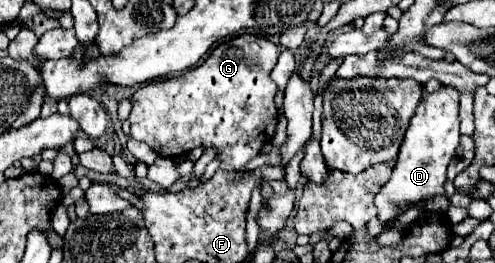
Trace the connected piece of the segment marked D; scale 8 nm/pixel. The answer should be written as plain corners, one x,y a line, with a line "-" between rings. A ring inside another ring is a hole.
442,87
440,91
424,95
416,113
410,121
408,133
400,147
400,155
396,159
394,173
384,189
376,195
376,207
380,211
380,219
394,219
398,213
406,211
414,201
422,201
424,197
444,195
446,167
454,157
454,151
460,143
460,119
458,119
460,95
454,87

